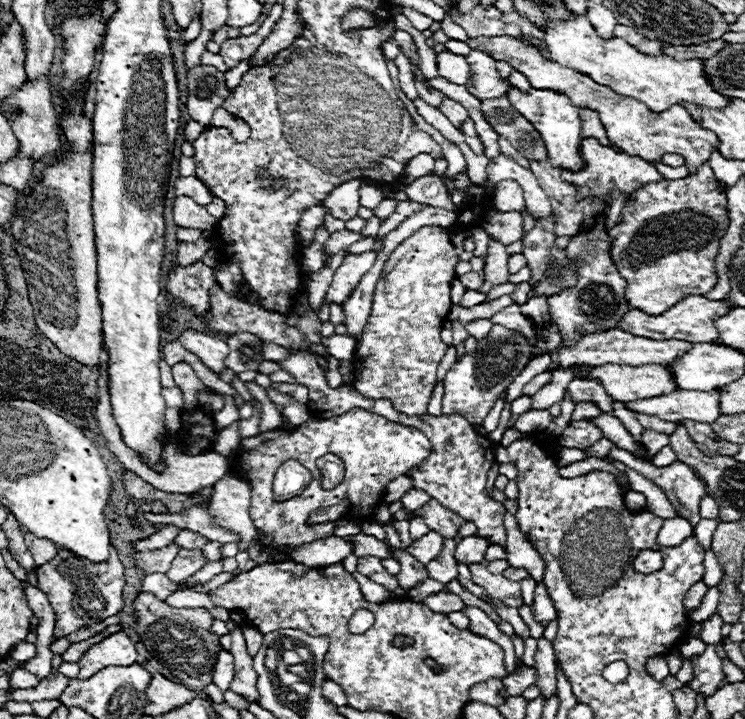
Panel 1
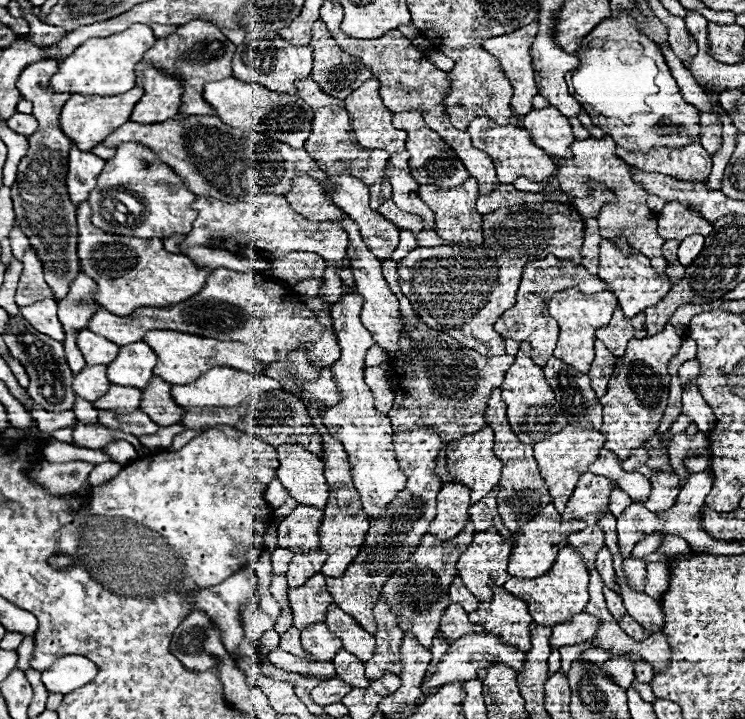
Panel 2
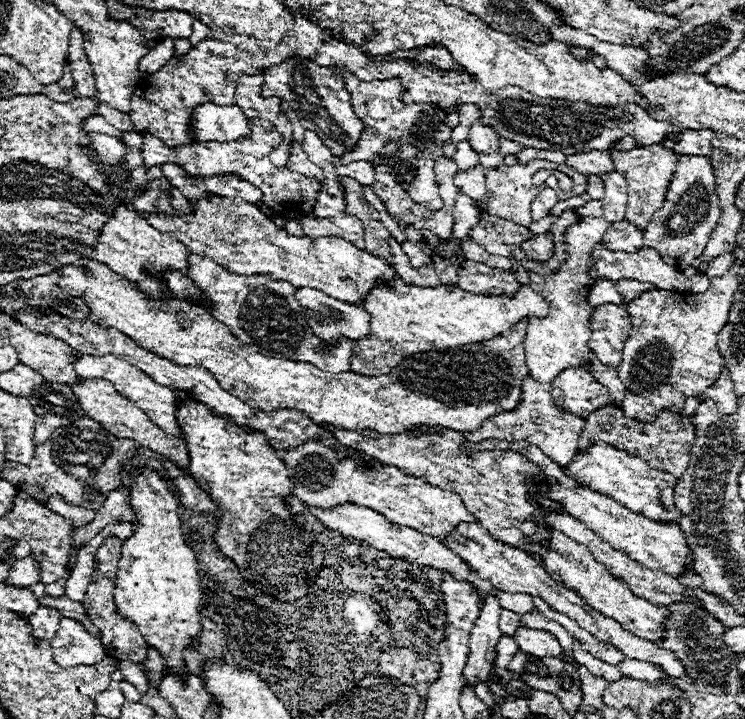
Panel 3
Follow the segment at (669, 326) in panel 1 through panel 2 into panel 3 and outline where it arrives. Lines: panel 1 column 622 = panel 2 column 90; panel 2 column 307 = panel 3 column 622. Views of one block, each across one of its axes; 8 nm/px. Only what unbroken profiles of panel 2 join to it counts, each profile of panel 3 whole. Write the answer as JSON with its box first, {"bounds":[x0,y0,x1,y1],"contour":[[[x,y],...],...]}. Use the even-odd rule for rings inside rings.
{"bounds":[588,304,632,366],"contour":[[[602,304],[590,318],[592,335],[588,346],[602,364],[618,366],[622,348],[632,330],[630,314],[618,304]]]}

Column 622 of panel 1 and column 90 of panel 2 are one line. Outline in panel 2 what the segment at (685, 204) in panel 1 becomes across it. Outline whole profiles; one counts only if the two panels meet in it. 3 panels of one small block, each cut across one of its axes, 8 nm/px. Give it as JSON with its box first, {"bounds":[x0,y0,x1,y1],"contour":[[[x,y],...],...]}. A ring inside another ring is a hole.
{"bounds":[76,200,210,316],"contour":[[[84,200],[76,208],[78,218],[78,256],[80,268],[84,274],[94,278],[96,292],[94,300],[100,308],[116,314],[126,316],[140,306],[170,306],[178,304],[194,294],[198,294],[210,270],[198,268],[188,256],[166,252],[162,240],[150,238],[134,238],[134,236],[112,236],[104,230],[98,230],[90,222],[92,210],[90,204]]]}

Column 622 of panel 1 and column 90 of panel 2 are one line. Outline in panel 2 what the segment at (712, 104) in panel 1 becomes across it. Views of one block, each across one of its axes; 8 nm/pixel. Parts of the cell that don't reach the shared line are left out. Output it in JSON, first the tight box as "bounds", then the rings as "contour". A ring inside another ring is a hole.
{"bounds":[50,24,156,96],"contour":[[[134,24],[120,34],[108,38],[92,38],[84,42],[72,56],[68,56],[58,72],[50,78],[50,90],[86,96],[118,96],[134,88],[134,68],[142,62],[144,52],[156,42],[146,24]]]}

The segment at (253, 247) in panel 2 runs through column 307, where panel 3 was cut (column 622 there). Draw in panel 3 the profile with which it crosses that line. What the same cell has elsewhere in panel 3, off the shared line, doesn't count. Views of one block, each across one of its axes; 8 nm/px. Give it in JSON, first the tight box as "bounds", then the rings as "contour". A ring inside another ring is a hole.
{"bounds":[600,220,644,252],"contour":[[[628,220],[610,222],[610,228],[606,230],[600,244],[608,250],[614,250],[614,252],[636,252],[638,248],[644,246],[642,244],[642,230]]]}

